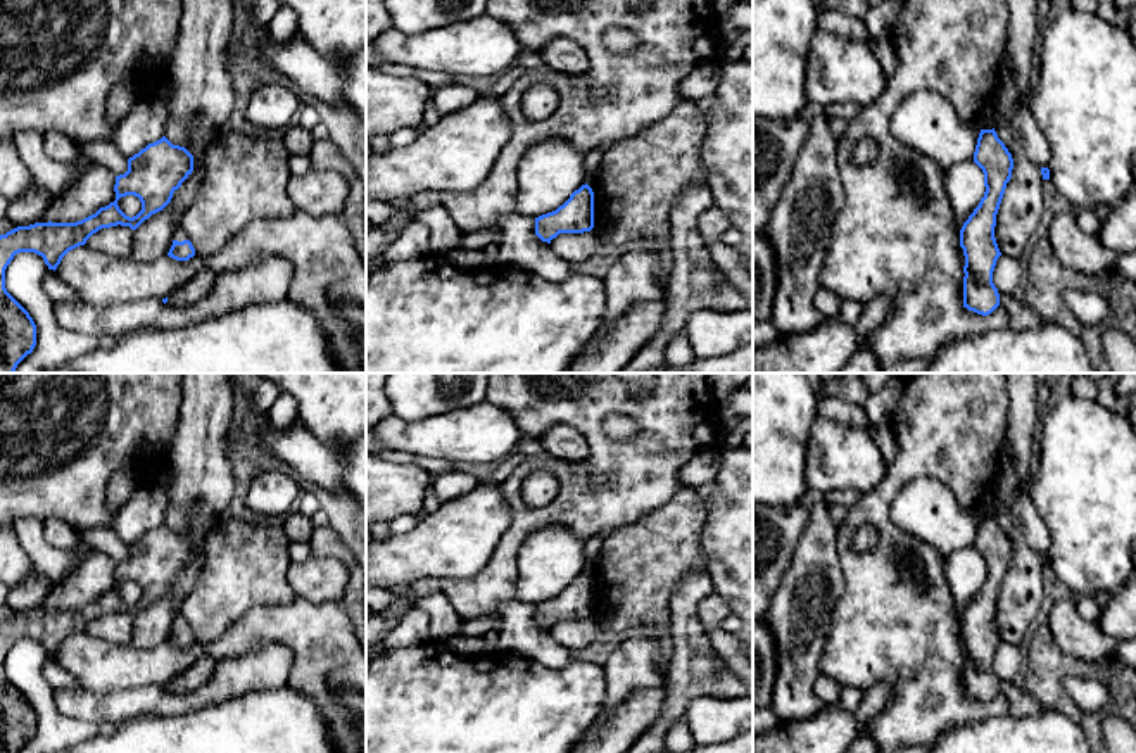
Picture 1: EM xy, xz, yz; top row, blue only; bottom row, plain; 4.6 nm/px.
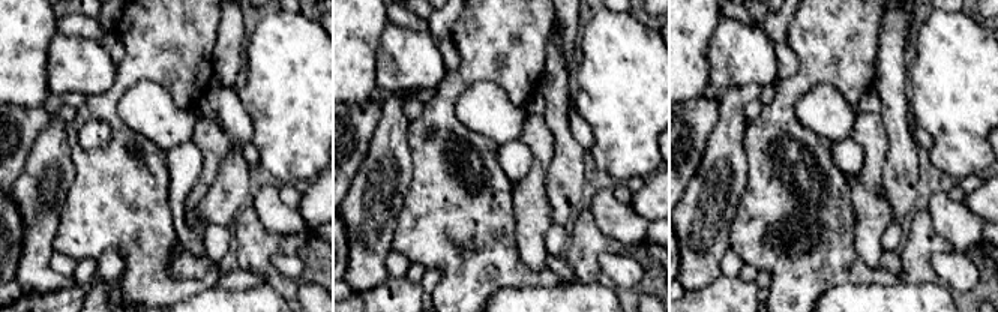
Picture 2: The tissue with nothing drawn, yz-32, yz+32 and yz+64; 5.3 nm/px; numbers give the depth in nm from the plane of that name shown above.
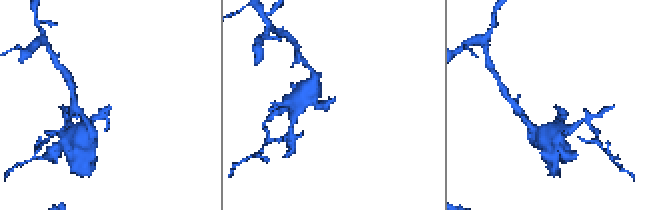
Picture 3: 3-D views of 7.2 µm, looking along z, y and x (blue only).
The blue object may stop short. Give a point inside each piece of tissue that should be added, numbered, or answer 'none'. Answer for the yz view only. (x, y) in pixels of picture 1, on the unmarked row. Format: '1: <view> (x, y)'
none

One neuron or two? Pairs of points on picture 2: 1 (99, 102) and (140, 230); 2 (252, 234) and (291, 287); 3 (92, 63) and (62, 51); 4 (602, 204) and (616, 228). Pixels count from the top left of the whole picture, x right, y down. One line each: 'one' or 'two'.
1: one
2: one
3: one
4: one

